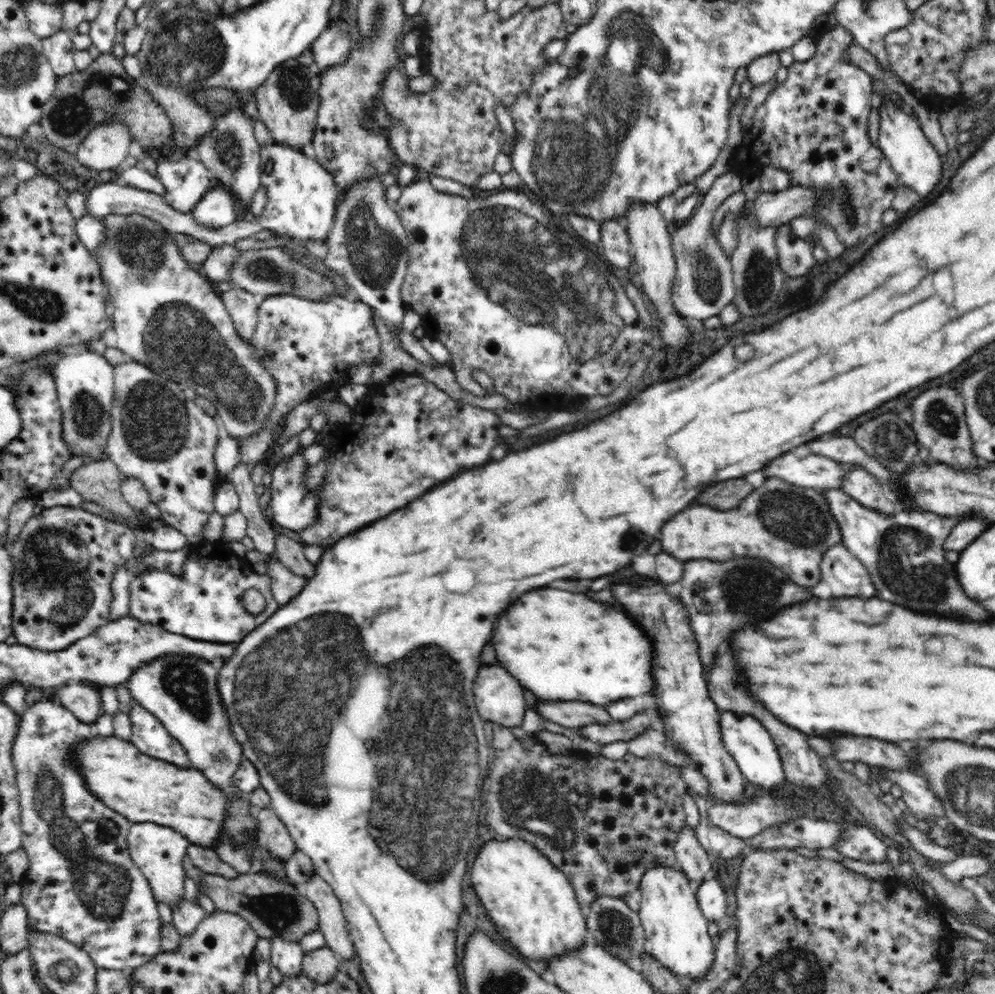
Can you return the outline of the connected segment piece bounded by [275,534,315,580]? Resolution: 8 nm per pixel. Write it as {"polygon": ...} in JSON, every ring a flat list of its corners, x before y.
{"polygon":[[282,534,275,536,275,552,278,560,292,573,308,580,315,573,315,565,304,557,304,545]]}

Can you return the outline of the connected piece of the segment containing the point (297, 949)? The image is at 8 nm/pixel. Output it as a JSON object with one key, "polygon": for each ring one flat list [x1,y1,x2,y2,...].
{"polygon":[[274,936,271,939,272,965,279,969,282,976,295,977,302,973,302,959,305,952,299,942]]}

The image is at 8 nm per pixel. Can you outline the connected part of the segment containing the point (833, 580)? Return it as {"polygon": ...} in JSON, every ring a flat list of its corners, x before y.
{"polygon":[[836,544,826,550,824,560,820,562,822,582,828,584,834,596,860,596,860,598,874,598,876,590,866,568,856,560,848,547]]}

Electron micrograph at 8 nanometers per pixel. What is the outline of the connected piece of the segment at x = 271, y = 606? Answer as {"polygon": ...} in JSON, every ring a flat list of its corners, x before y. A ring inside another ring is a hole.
{"polygon":[[200,542,195,545,192,555,180,572,166,572,164,569,147,567,138,576,134,576,129,584,130,603,128,615,142,620,144,623,158,624,168,632,182,635,194,640,213,643,238,644,251,630,262,624,277,611,279,603,273,597,271,580,267,574,258,574,252,570,248,559,232,552,228,542],[249,588,258,589,266,599,265,608,261,613,252,615,246,611,242,598]]}

